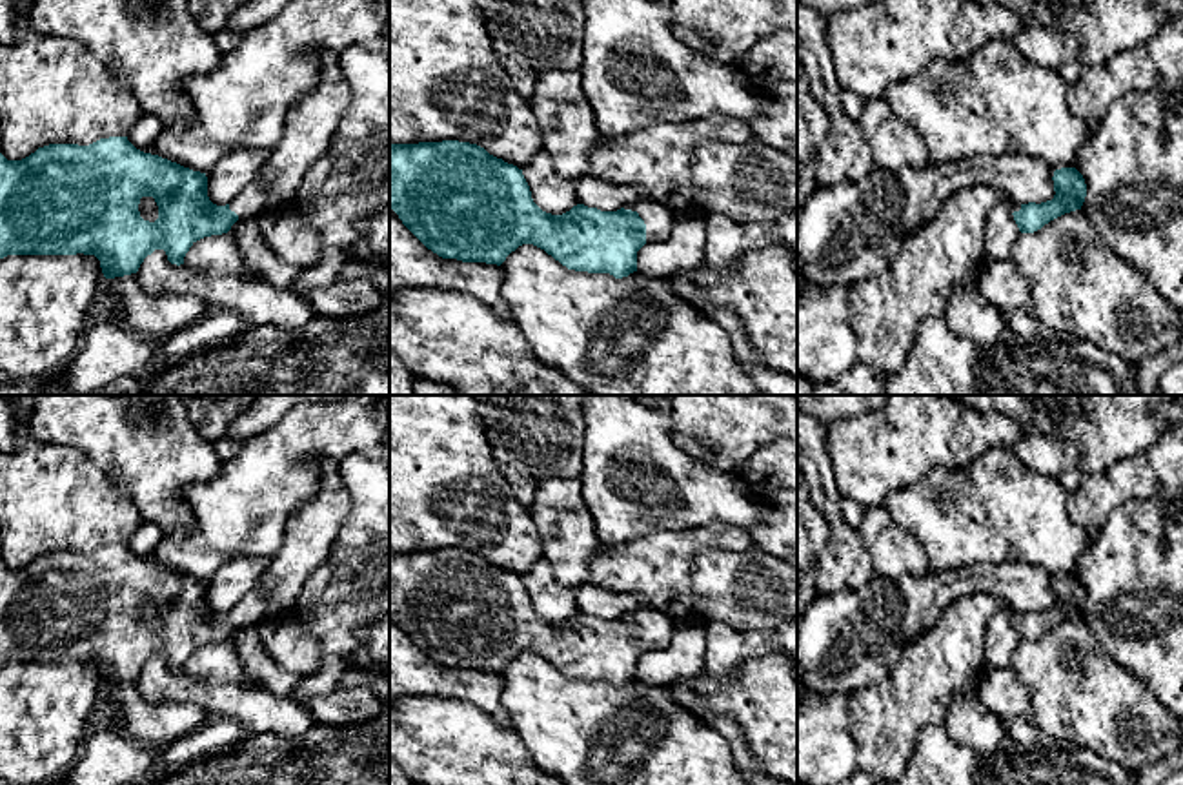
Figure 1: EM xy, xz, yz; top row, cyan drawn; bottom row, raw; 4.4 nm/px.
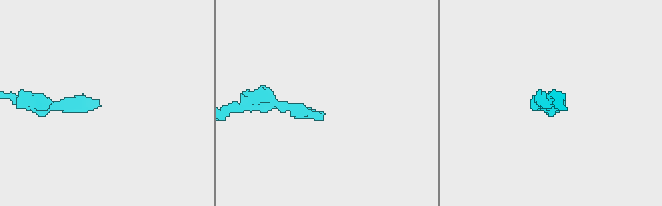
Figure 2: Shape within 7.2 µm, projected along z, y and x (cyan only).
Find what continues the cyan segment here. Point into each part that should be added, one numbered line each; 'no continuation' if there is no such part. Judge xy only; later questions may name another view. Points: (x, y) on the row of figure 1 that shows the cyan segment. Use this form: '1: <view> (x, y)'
1: xy (248, 203)

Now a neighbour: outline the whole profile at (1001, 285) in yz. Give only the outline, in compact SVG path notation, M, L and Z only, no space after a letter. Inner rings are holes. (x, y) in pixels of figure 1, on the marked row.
M988 260L979 277L979 290L999 311L1030 308L1030 286L1012 260Z

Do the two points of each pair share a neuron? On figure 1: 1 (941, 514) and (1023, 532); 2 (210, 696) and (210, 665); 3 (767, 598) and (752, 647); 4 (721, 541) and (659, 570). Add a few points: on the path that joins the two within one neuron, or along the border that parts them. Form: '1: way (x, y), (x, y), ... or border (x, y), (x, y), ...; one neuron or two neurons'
1: way (961, 514), (1003, 514); one neuron
2: border (184, 671), (195, 676), (252, 685); two neurons
3: border (716, 620), (739, 631), (778, 629); two neurons
4: way (707, 540), (690, 541), (674, 556); one neuron

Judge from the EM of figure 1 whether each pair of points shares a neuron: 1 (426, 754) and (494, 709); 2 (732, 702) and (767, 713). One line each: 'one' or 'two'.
1: two
2: one

